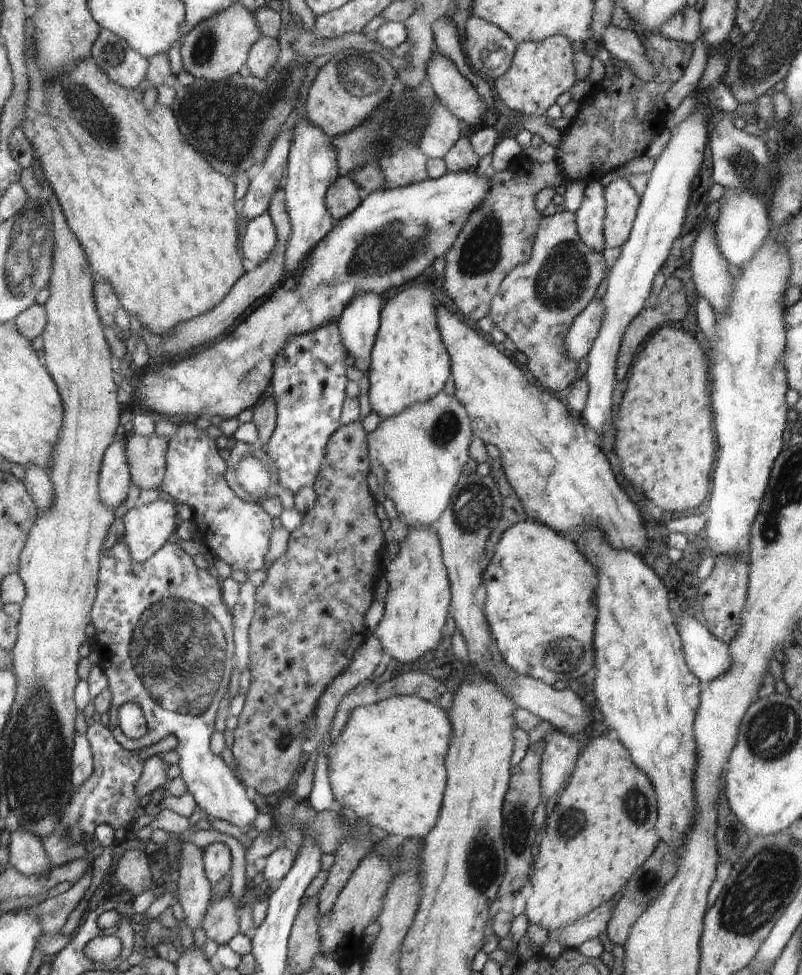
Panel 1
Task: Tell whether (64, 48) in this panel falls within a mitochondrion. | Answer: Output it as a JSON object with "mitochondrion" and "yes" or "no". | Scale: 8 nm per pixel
{"mitochondrion":"no"}

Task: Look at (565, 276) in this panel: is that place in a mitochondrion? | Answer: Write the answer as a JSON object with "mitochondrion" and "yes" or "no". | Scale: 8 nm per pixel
{"mitochondrion":"yes"}

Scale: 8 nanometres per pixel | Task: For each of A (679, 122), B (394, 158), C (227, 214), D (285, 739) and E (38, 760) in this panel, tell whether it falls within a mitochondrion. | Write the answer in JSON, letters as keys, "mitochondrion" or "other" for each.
{"A":"other","B":"mitochondrion","C":"other","D":"mitochondrion","E":"mitochondrion"}

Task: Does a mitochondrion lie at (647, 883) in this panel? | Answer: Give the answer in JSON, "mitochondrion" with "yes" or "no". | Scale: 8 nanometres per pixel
{"mitochondrion":"no"}

